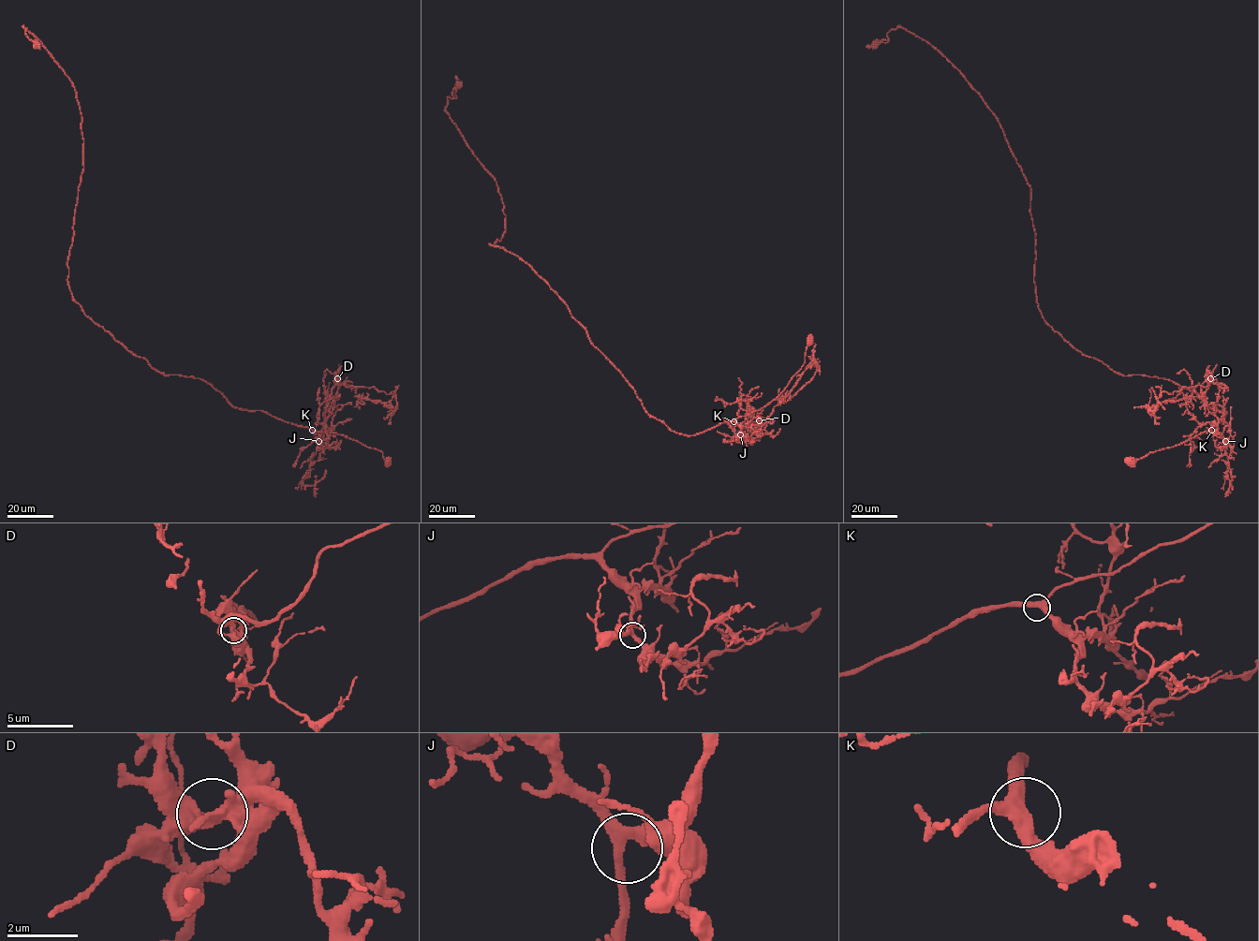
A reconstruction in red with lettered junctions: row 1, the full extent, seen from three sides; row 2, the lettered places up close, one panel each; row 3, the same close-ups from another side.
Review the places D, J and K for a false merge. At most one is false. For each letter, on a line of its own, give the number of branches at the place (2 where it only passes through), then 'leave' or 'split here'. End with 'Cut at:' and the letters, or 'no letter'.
D: branches 3; split here
J: branches 3; leave
K: branches 3; leave
Cut at: D

